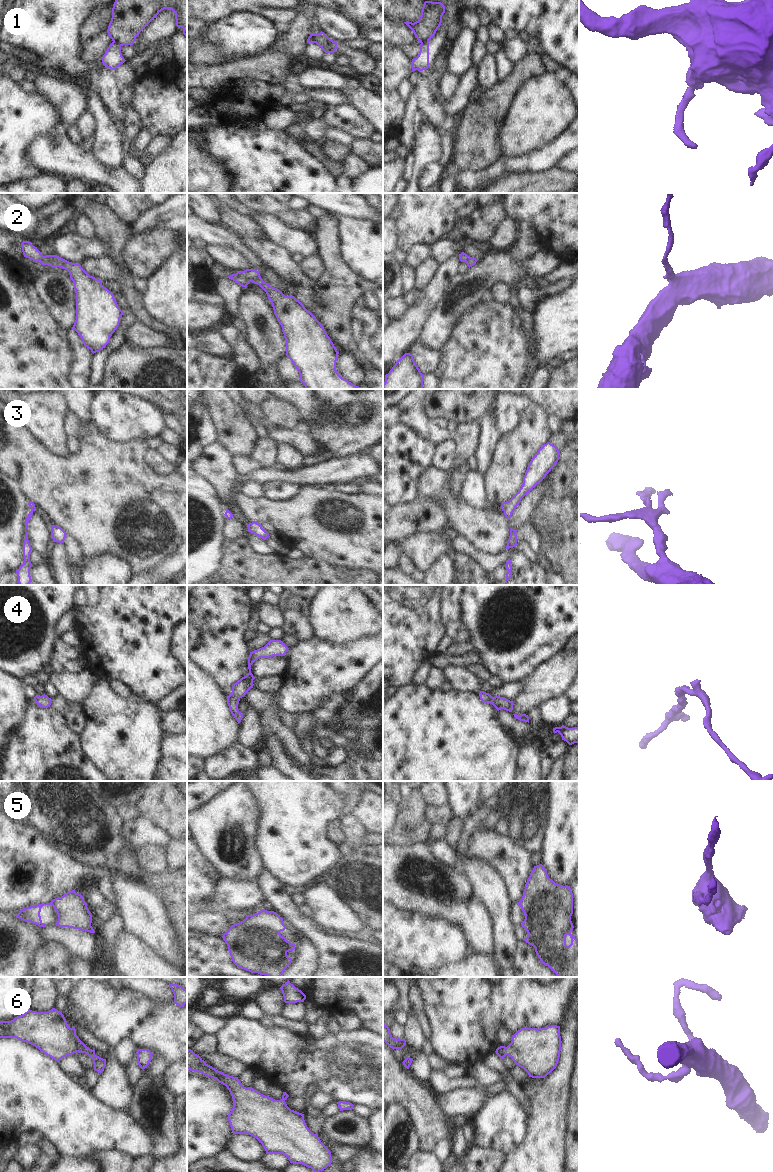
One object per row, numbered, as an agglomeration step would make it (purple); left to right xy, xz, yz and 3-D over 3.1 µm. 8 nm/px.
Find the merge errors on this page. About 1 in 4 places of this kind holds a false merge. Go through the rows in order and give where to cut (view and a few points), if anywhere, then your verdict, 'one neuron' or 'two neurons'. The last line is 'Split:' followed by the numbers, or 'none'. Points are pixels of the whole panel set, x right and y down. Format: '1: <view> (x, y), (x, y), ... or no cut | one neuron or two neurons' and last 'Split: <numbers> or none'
1: xy (113, 41), (120, 46) | two neurons
2: no cut | one neuron
3: no cut | one neuron
4: no cut | one neuron
5: xy (50, 902), (52, 904) | two neurons
6: no cut | one neuron
Split: 1, 5

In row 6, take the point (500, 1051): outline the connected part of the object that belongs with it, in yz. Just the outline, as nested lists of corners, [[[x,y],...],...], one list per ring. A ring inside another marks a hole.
[[[560,1026],[521,1028],[512,1035],[511,1043],[496,1049],[503,1059],[506,1055],[532,1078],[545,1078],[557,1066],[561,1051]]]

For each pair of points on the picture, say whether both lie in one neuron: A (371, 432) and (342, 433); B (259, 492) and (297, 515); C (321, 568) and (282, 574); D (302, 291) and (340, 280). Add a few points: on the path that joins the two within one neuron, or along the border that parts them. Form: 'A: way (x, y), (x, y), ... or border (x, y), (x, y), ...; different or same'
A: way (364, 433), (349, 433); same
B: border (241, 491), (255, 498), (264, 497); different
C: way (311, 574), (292, 574); same
D: border (315, 281), (312, 300), (304, 305); different

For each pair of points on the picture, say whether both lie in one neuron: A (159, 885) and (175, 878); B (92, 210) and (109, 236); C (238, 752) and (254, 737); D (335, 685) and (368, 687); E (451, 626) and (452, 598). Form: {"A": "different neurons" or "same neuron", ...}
{"A": "same neuron", "B": "same neuron", "C": "different neurons", "D": "different neurons", "E": "same neuron"}

